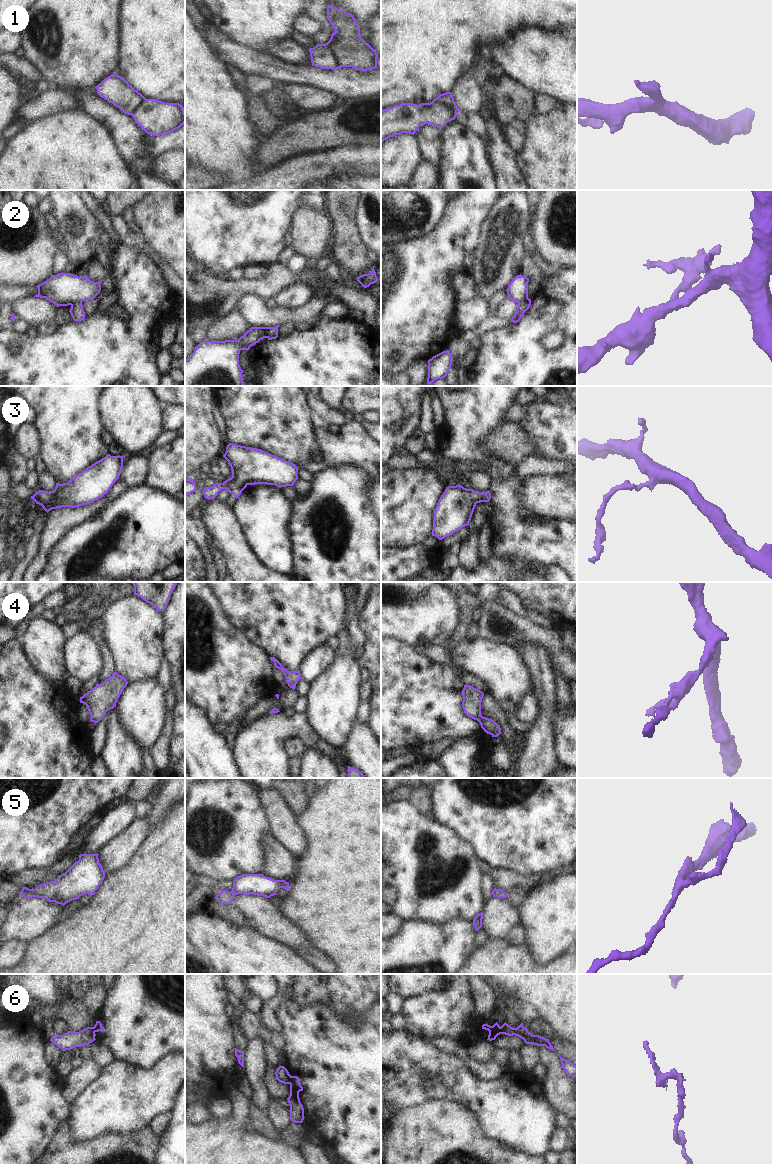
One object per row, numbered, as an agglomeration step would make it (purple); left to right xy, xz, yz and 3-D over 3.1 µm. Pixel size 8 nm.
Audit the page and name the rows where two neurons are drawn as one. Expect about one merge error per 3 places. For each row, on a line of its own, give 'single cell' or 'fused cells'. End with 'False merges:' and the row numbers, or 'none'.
1: fused cells
2: fused cells
3: single cell
4: single cell
5: single cell
6: fused cells
False merges: 1, 2, 6

